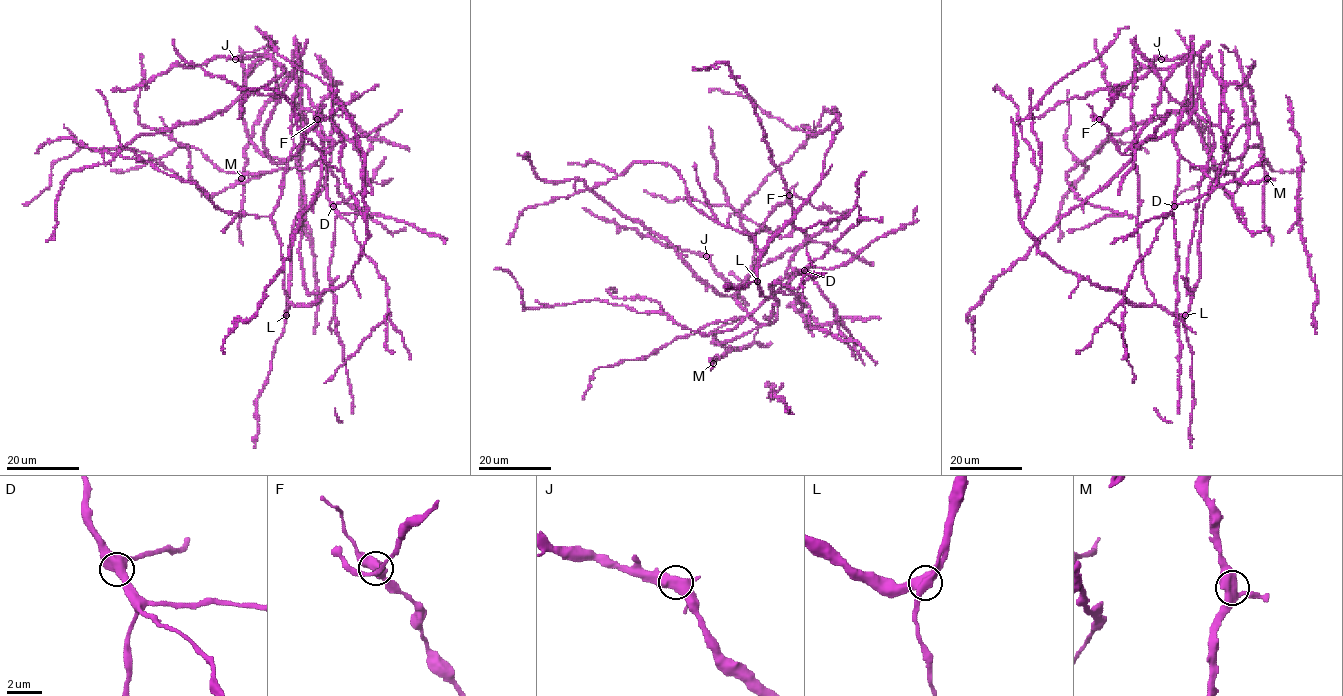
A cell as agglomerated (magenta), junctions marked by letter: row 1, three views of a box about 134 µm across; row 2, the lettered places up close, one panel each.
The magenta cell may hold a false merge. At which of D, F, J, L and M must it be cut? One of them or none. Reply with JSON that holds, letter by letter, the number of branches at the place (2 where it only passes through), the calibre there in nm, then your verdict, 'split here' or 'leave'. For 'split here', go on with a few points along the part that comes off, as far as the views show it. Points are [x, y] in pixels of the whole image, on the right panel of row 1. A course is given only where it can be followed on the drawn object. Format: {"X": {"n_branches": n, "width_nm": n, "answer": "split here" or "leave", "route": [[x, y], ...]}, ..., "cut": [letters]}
{"D": {"n_branches": 3, "width_nm": 500, "answer": "leave"}, "F": {"n_branches": 3, "width_nm": 480, "answer": "leave"}, "J": {"n_branches": 3, "width_nm": 480, "answer": "leave"}, "L": {"n_branches": 3, "width_nm": 500, "answer": "leave"}, "M": {"n_branches": 3, "width_nm": 550, "answer": "leave"}, "cut": []}

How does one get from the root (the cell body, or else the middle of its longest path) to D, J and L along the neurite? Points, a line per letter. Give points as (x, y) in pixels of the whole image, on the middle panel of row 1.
D: (762, 294), (776, 300), (769, 323), (772, 323), (779, 304), (772, 289), (793, 270), (795, 274), (804, 270)
J: (762, 294), (776, 300), (766, 325), (735, 301), (748, 280), (728, 283), (706, 256)
L: (762, 294), (757, 280)

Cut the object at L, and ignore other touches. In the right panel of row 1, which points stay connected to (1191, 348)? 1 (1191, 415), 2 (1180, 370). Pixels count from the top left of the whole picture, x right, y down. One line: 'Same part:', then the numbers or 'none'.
Same part: 1

